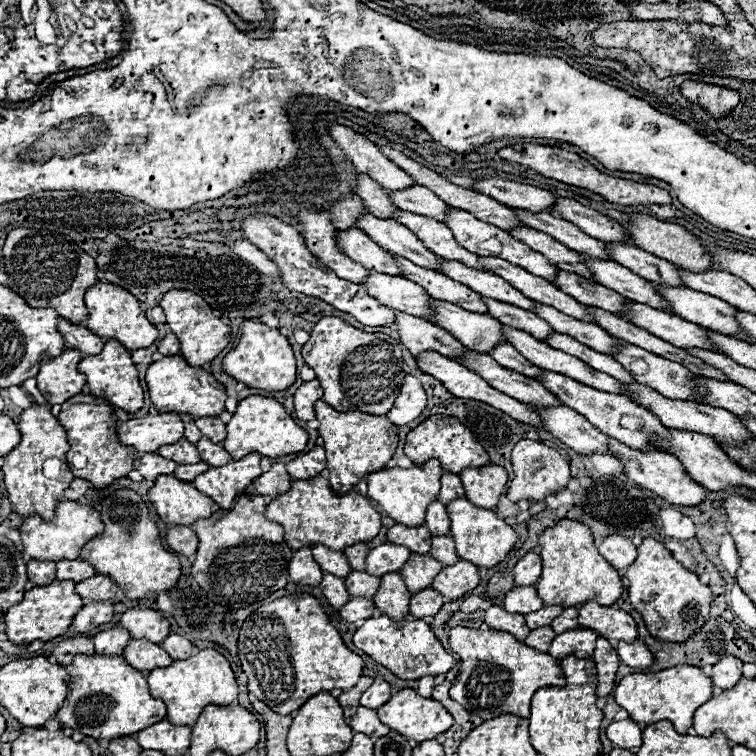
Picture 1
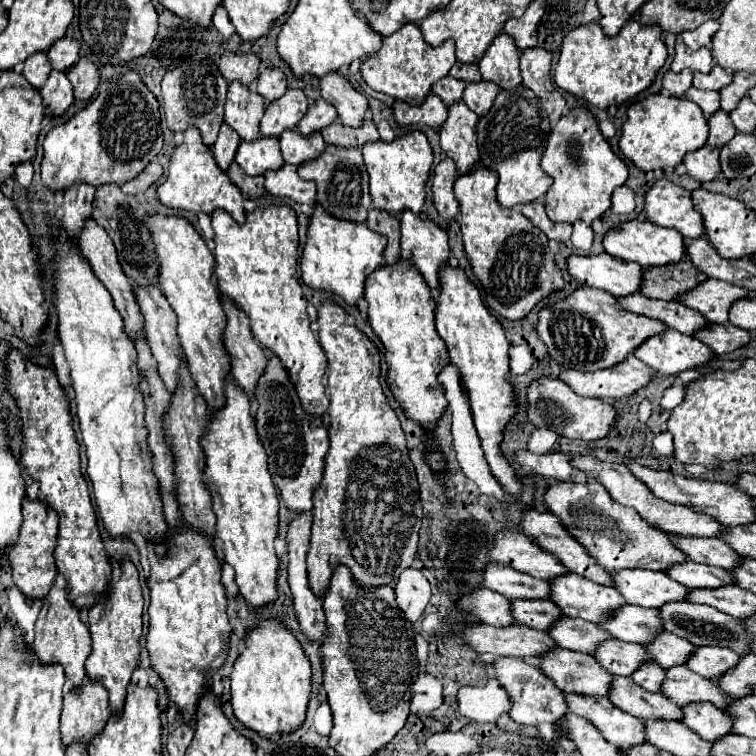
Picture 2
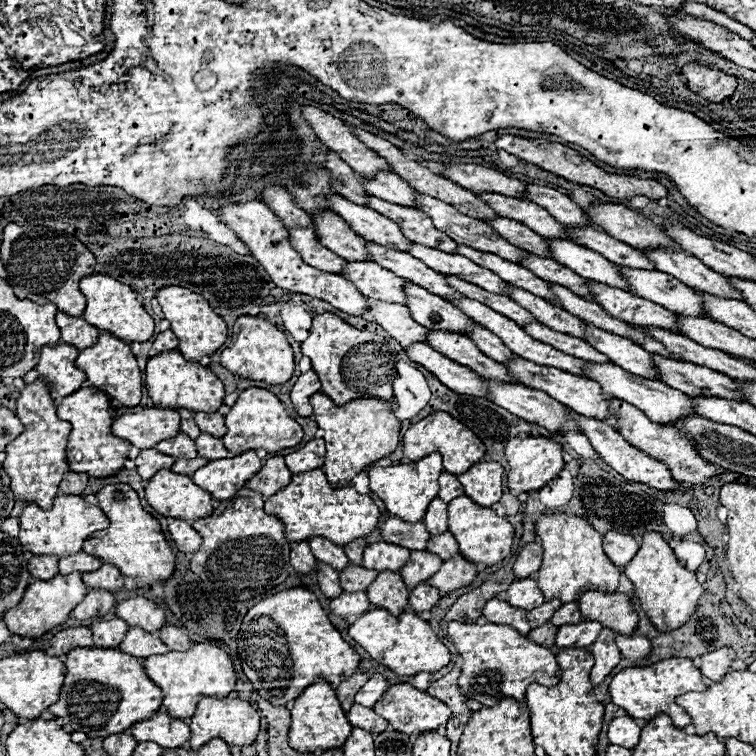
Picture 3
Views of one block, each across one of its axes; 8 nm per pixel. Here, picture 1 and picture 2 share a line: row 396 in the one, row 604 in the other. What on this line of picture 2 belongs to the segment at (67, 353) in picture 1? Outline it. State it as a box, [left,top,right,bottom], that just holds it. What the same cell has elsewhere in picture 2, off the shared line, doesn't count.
[34,582,90,690]

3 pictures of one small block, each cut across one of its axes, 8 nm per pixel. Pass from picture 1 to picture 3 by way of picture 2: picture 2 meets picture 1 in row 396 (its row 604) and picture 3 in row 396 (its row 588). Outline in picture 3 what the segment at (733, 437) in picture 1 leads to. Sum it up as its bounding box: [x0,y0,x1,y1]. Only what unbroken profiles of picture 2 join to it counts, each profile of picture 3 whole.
[586,362,696,422]

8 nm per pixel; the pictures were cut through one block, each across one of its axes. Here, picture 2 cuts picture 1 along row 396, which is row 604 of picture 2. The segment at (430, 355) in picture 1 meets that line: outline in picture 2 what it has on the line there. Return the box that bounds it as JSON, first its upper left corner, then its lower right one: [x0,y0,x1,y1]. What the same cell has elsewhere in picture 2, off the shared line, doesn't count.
[458,588,516,626]

